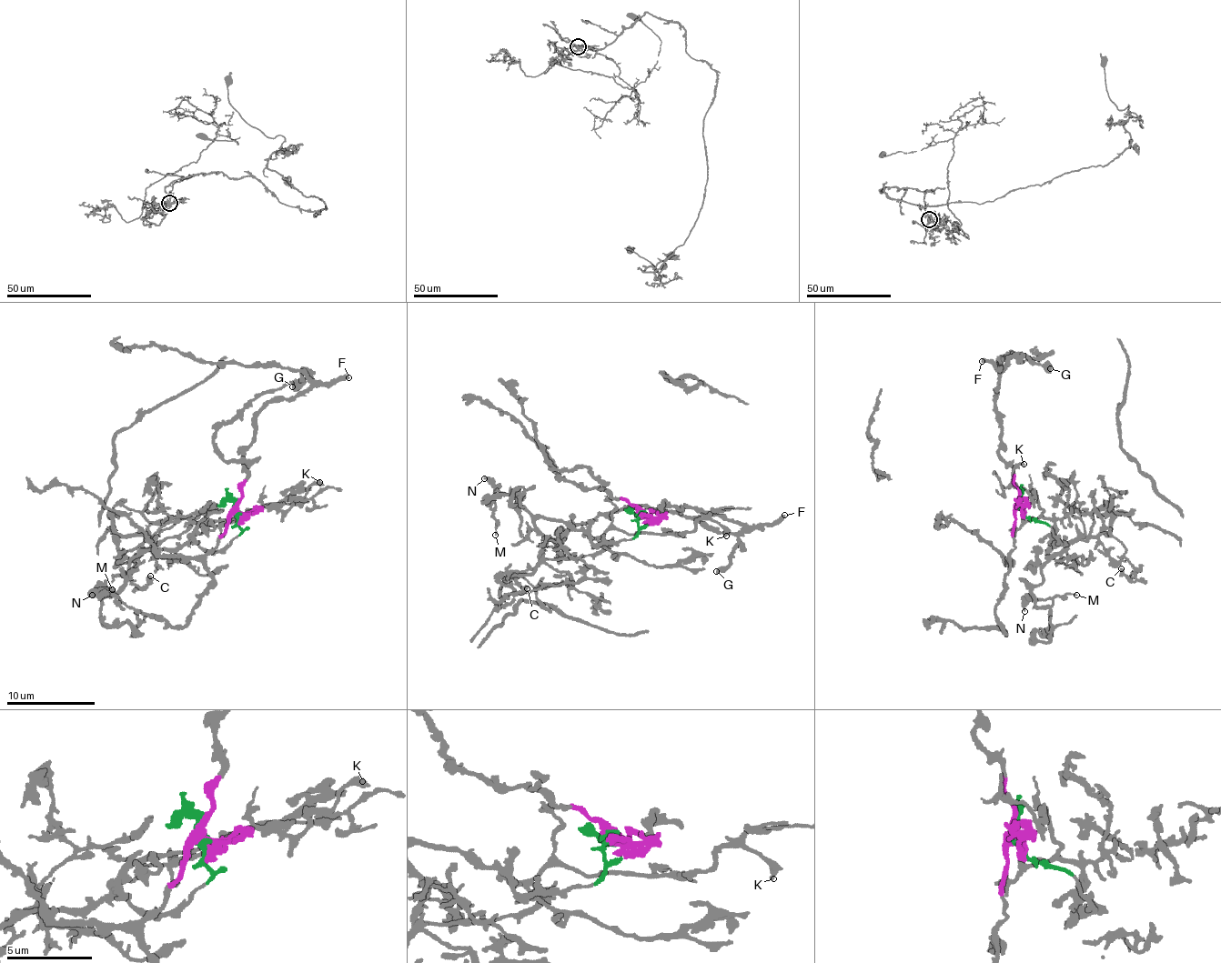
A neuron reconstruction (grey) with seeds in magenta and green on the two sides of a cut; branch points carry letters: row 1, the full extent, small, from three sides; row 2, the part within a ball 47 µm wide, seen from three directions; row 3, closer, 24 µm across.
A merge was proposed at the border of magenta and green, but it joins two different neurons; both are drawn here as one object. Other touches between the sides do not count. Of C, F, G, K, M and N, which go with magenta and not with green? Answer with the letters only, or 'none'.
F, G

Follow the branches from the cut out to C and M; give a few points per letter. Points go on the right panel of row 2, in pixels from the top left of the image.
C: (1022, 506), (1063, 544), (1053, 540), (1047, 553), (1089, 537), (1134, 575), (1129, 579), (1121, 567)
M: (1022, 506), (1063, 544), (1053, 540), (1047, 550), (1042, 582), (1031, 591), (1036, 604), (1077, 596)

